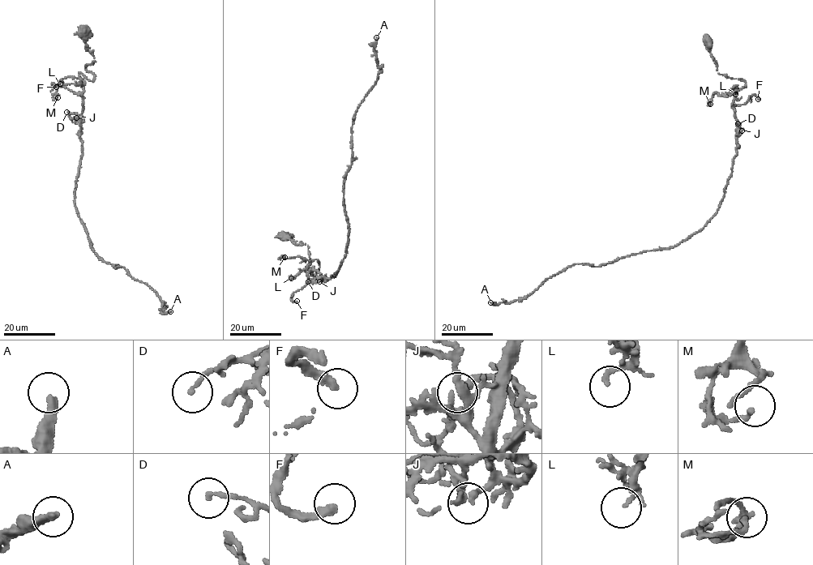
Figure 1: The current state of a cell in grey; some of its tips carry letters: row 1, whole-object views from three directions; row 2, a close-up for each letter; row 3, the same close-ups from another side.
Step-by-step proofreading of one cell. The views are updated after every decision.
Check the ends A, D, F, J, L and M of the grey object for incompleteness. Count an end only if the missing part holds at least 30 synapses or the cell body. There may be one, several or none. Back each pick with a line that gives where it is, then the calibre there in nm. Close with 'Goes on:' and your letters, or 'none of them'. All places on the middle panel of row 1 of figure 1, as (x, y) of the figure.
A: place (376, 37); calibre 280 nm
Goes on: A

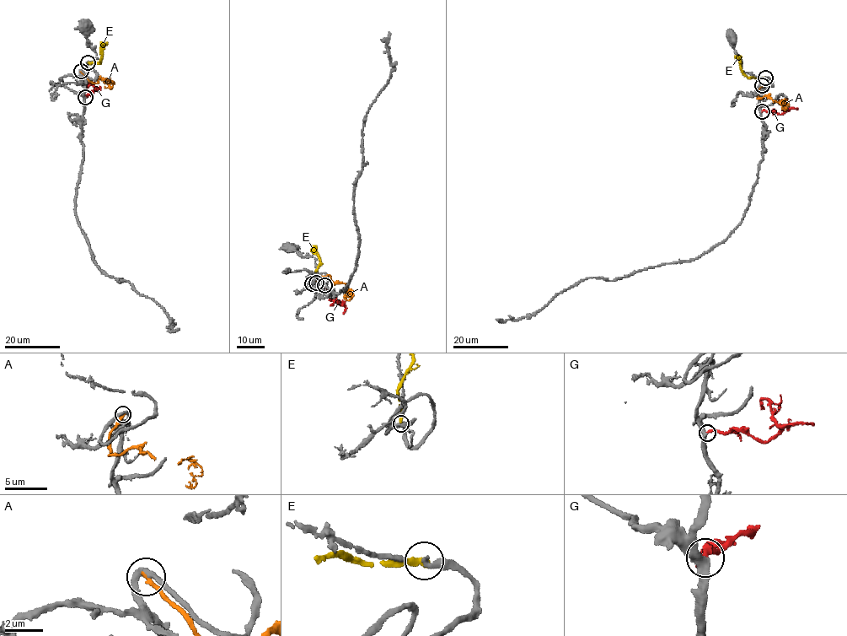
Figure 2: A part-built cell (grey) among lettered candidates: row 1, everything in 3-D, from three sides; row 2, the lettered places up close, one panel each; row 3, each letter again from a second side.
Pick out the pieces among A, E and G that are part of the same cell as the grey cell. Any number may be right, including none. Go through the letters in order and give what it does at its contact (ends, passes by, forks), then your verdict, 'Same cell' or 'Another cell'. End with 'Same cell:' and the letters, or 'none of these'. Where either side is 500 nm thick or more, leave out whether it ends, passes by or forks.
A: It ends there. Another cell
E: It ends there. Another cell
G: It ends there. Same cell
Same cell: G

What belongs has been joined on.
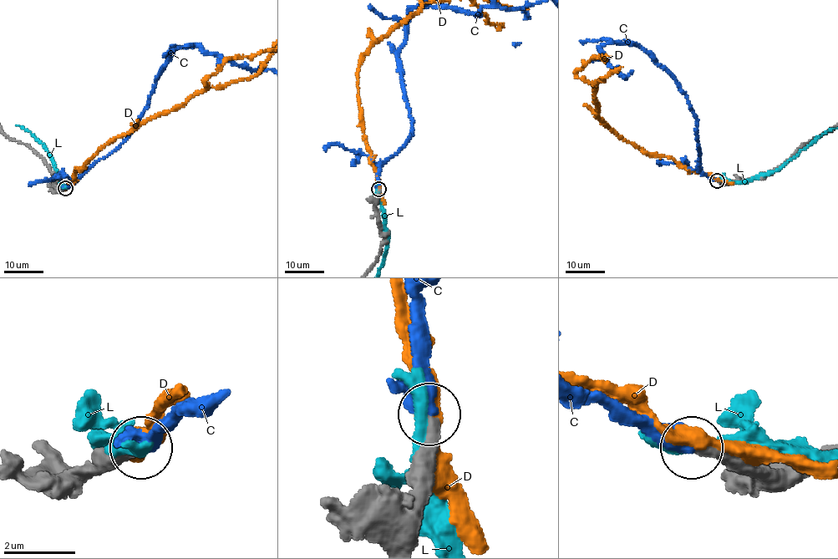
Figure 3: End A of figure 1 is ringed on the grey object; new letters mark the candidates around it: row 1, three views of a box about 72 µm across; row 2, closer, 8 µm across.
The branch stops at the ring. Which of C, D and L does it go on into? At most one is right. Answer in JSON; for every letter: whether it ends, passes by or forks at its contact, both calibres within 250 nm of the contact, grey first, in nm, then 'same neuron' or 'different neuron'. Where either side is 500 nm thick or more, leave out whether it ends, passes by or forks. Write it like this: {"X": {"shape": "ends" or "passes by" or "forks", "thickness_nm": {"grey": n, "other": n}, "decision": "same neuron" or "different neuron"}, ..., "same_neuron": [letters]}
{"C": {"shape": "passes by", "thickness_nm": {"grey": 300, "other": 280}, "decision": "same neuron"}, "D": {"thickness_nm": {"grey": 600, "other": 440}, "decision": "different neuron"}, "L": {"thickness_nm": {"grey": 550, "other": 360}, "decision": "different neuron"}, "same_neuron": ["C"]}

